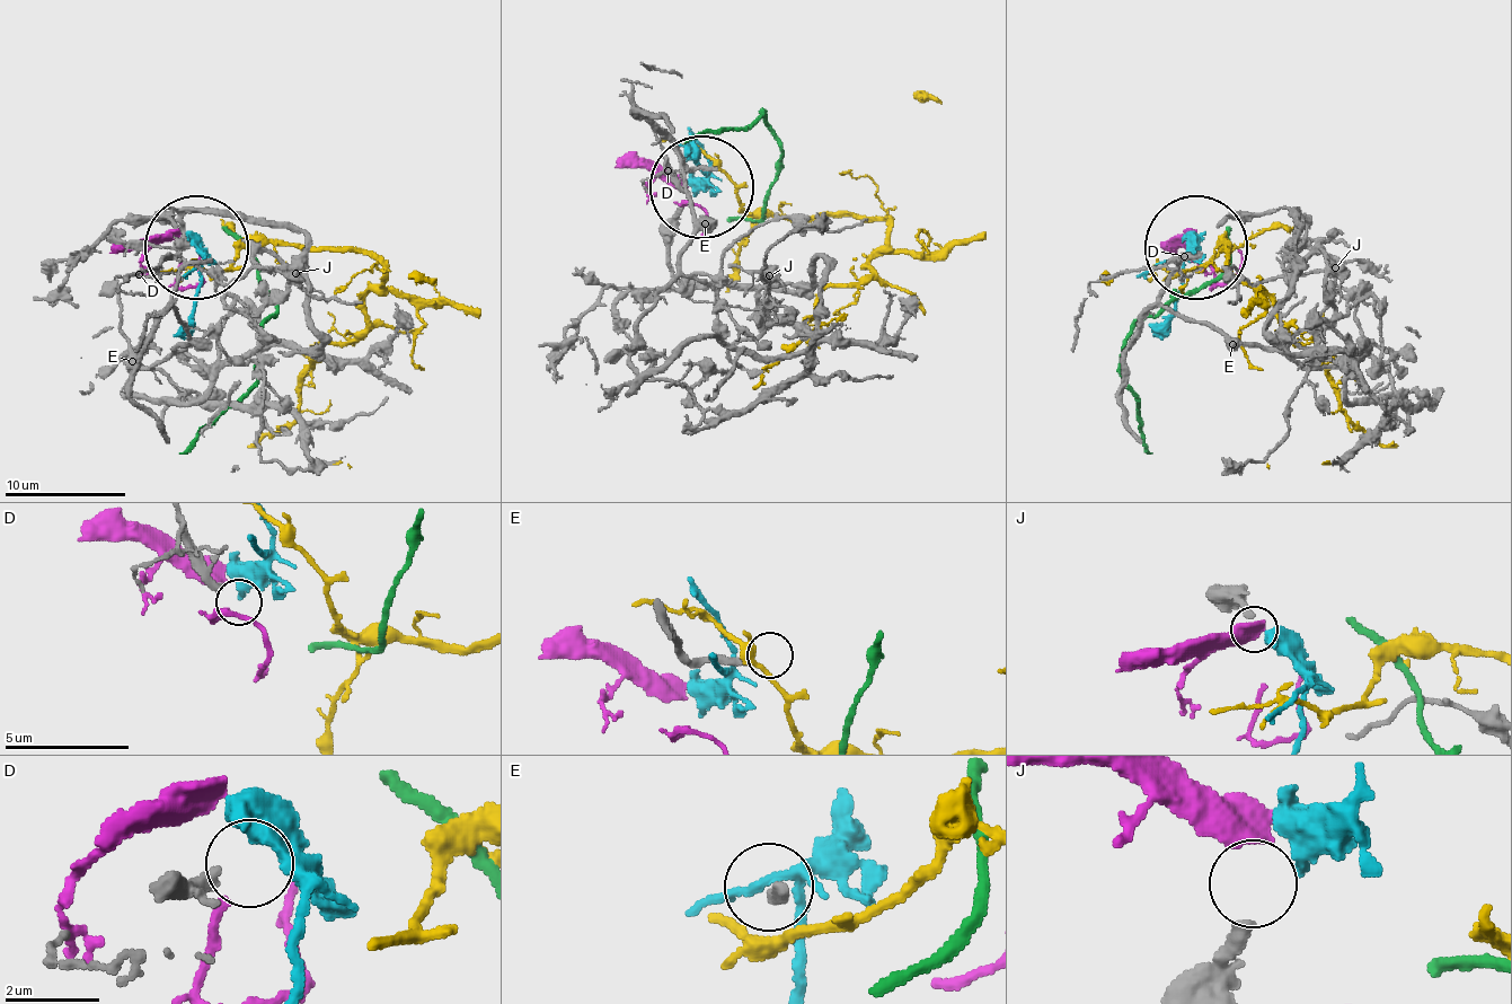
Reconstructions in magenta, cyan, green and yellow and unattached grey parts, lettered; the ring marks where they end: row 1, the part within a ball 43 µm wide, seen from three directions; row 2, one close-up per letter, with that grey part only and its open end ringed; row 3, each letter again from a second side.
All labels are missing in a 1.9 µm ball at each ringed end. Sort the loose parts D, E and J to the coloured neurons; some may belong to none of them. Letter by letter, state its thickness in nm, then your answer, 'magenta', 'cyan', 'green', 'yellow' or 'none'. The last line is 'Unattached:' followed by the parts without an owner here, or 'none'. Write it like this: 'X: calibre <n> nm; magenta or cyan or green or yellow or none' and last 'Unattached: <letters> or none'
D: calibre 360 nm; none
E: calibre 280 nm; none
J: calibre 300 nm; cyan
Unattached: D, E

